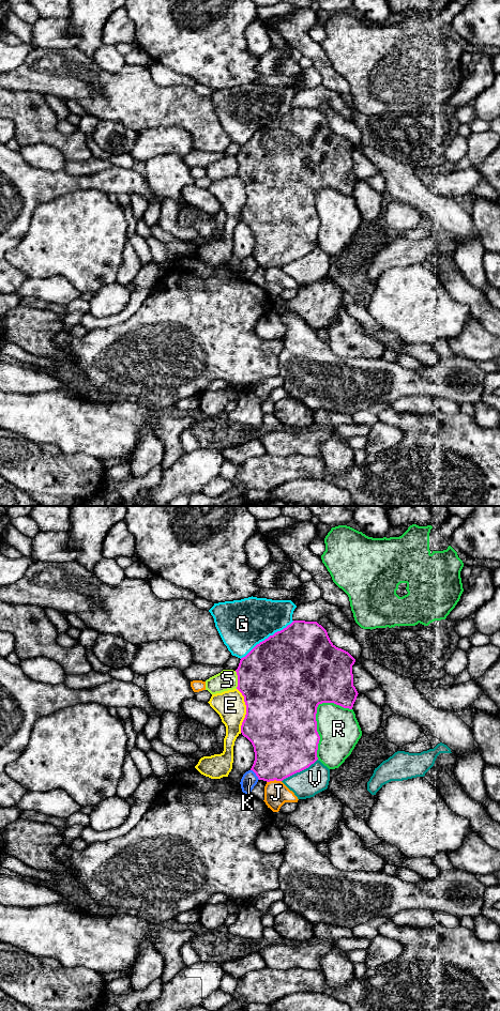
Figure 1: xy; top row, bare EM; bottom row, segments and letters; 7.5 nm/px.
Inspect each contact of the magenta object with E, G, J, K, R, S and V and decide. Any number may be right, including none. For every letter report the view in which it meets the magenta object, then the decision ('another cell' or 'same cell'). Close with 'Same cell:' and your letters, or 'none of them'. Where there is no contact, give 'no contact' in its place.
E: meets magenta in xy; another cell
G: meets magenta in xy; another cell
J: meets magenta in xy; another cell
K: meets magenta in xy; another cell
R: meets magenta in xy; another cell
S: meets magenta in xy; another cell
V: meets magenta in xy; another cell
Same cell: none of them

